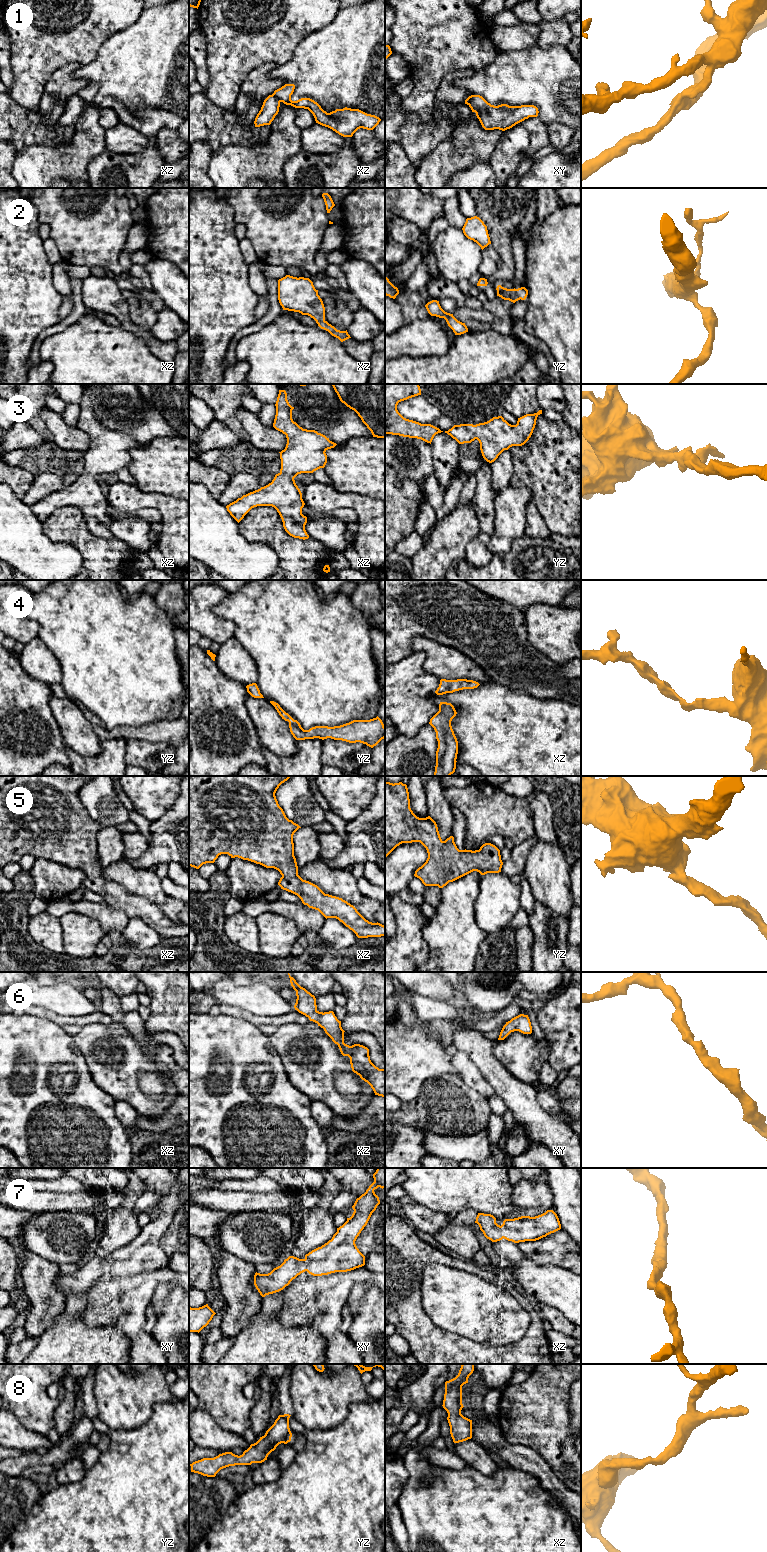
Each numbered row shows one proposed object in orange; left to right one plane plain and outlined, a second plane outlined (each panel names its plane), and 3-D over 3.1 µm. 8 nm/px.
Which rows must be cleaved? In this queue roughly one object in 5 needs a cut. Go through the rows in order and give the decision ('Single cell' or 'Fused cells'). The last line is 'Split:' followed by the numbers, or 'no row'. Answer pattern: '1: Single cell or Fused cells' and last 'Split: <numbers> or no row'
1: Fused cells
2: Single cell
3: Single cell
4: Single cell
5: Single cell
6: Single cell
7: Single cell
8: Single cell
Split: 1

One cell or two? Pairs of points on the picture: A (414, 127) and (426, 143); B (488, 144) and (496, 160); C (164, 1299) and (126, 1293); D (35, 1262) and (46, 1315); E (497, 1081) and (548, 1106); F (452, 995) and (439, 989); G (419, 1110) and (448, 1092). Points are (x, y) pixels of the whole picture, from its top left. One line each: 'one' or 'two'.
A: one
B: two
C: two
D: one
E: two
F: one
G: one

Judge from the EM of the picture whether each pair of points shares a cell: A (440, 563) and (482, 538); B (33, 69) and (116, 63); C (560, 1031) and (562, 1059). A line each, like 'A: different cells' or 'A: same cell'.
A: different cells
B: different cells
C: same cell

